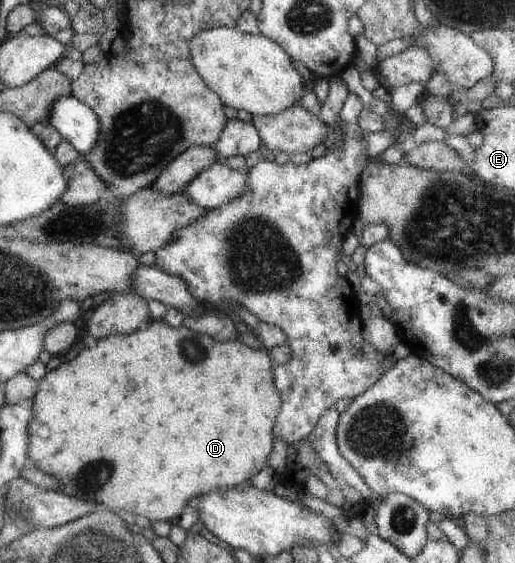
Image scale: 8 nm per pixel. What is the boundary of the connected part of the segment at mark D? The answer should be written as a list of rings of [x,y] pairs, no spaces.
[[[151,319],[147,327],[135,329],[127,334],[110,334],[97,340],[95,347],[83,347],[71,361],[65,361],[44,374],[37,381],[38,389],[32,398],[32,419],[28,426],[26,446],[27,465],[53,475],[60,484],[63,494],[99,503],[109,512],[122,509],[134,517],[141,515],[151,521],[178,517],[186,504],[213,488],[235,488],[250,480],[266,464],[273,445],[275,415],[281,406],[278,392],[272,385],[272,364],[268,351],[259,347],[251,349],[236,340],[215,340],[207,335],[179,325],[172,327],[162,320]]]

